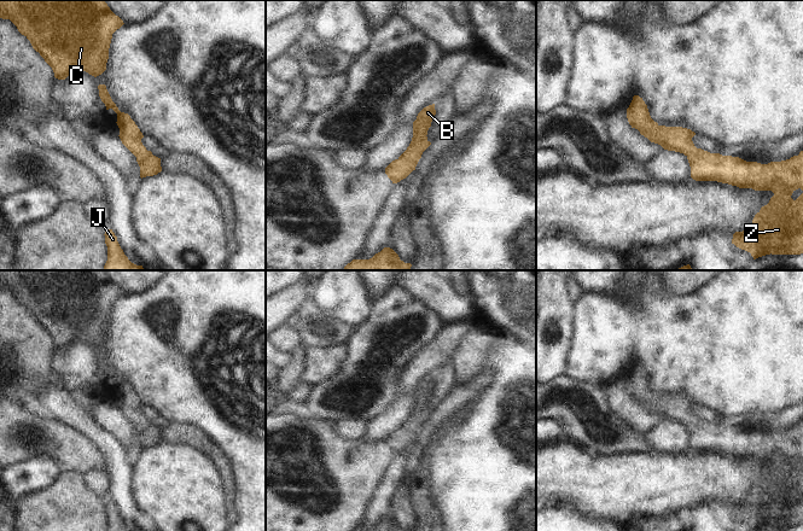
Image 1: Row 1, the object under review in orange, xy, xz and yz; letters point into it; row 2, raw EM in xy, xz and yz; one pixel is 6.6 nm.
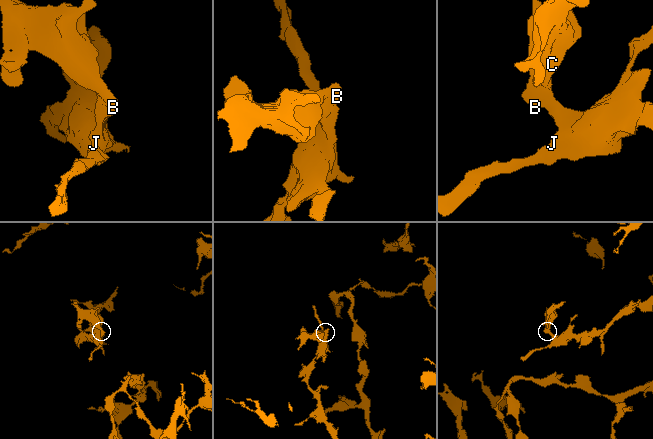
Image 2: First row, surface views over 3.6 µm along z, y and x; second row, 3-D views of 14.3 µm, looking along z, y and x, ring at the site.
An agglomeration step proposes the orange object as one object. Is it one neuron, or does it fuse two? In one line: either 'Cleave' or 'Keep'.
Keep.

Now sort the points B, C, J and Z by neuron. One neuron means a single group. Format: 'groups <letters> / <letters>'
groups B C J Z

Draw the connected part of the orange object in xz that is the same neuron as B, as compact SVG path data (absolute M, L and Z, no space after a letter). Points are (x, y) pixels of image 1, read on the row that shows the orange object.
M435 104L424 107L418 113L417 119L413 122L413 138L409 146L385 168L385 174L392 183L400 182L415 170L423 152L431 145L426 135L435 115Z

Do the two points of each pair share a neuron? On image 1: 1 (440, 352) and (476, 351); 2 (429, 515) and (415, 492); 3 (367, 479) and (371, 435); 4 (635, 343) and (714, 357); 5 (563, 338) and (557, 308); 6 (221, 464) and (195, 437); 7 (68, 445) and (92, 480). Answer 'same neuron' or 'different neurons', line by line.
1: different neurons
2: same neuron
3: different neurons
4: same neuron
5: same neuron
6: same neuron
7: different neurons

